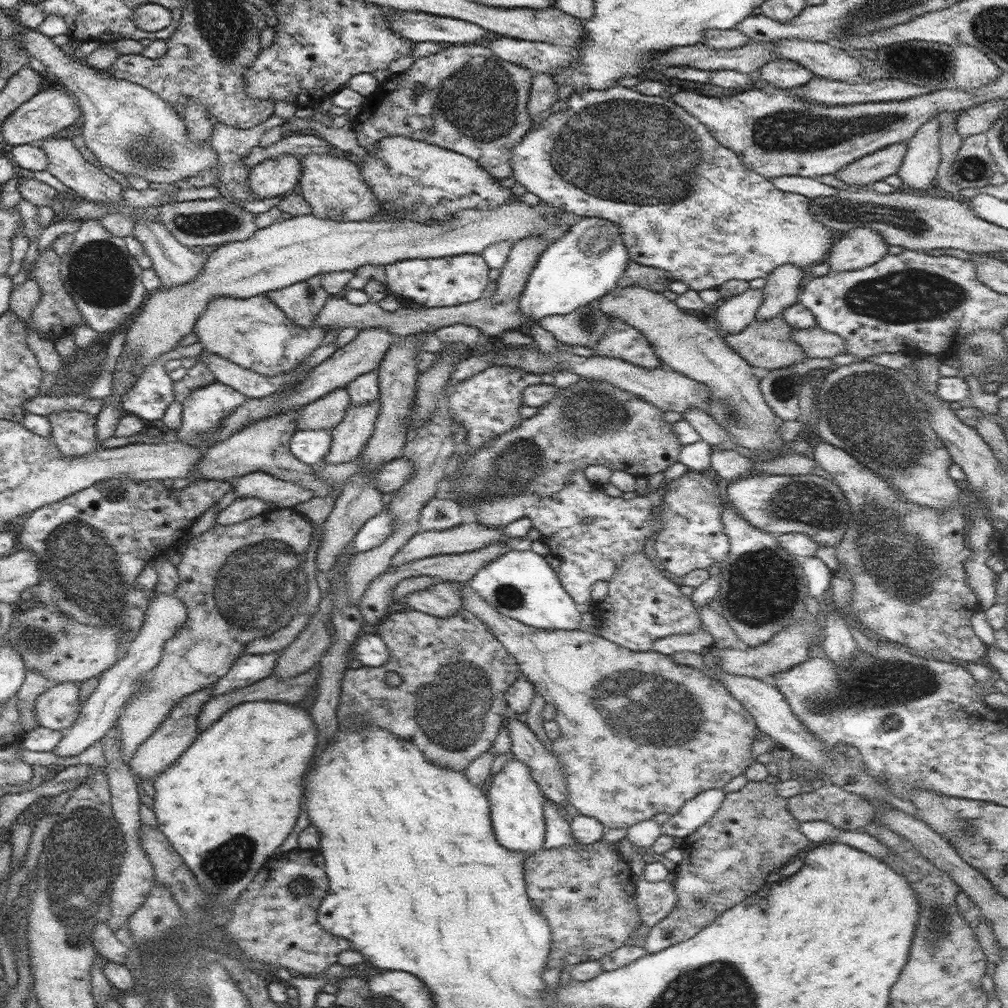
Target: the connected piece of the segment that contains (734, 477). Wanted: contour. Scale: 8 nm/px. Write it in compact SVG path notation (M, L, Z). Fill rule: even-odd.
M736 449L711 450L712 474L723 485L738 481L747 475L753 466L753 460L748 456L740 455Z

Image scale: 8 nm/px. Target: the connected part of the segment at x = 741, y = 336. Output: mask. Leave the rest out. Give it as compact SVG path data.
M778 314L770 320L754 320L738 334L722 334L726 343L736 351L748 364L761 370L779 369L794 366L806 360L804 349L792 339L793 328L785 321L783 314Z

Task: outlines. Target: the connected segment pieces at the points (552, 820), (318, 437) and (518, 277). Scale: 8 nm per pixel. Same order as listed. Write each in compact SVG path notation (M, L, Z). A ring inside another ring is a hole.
M546 799L545 812L545 840L544 849L552 849L564 845L582 845L574 836L568 821L558 813L559 805Z
M298 430L292 435L290 448L298 460L309 466L320 466L332 445L331 430Z
M529 237L512 245L508 259L501 268L500 279L496 281L496 292L491 296L492 300L502 304L521 294L536 262L548 246L548 242L541 237Z

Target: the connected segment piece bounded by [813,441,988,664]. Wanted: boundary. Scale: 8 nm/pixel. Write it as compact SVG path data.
M823 441L817 443L813 450L813 459L819 466L826 470L826 472L829 472L829 474L833 476L832 480L834 480L842 489L842 492L850 505L848 528L844 533L842 540L835 546L835 549L840 564L846 566L853 581L854 588L851 601L853 616L862 626L871 629L877 634L881 634L892 643L906 647L915 653L921 654L927 652L934 655L934 657L937 657L940 654L948 655L950 658L953 658L953 662L958 662L959 664L976 663L980 658L987 656L987 647L981 642L982 640L976 636L976 633L971 626L971 619L976 612L980 611L980 604L975 591L971 590L971 587L966 581L966 570L964 570L964 567L966 566L964 566L964 561L966 561L966 557L972 553L972 550L970 550L970 546L966 544L967 534L964 533L964 525L966 521L963 514L961 514L961 510L957 506L954 506L954 508L950 508L950 510L946 510L946 512L938 512L938 510L934 510L928 506L918 506L906 502L904 498L898 496L898 492L896 492L891 484L888 484L882 476L874 474L870 468L867 469L866 466L860 464L845 450Z

